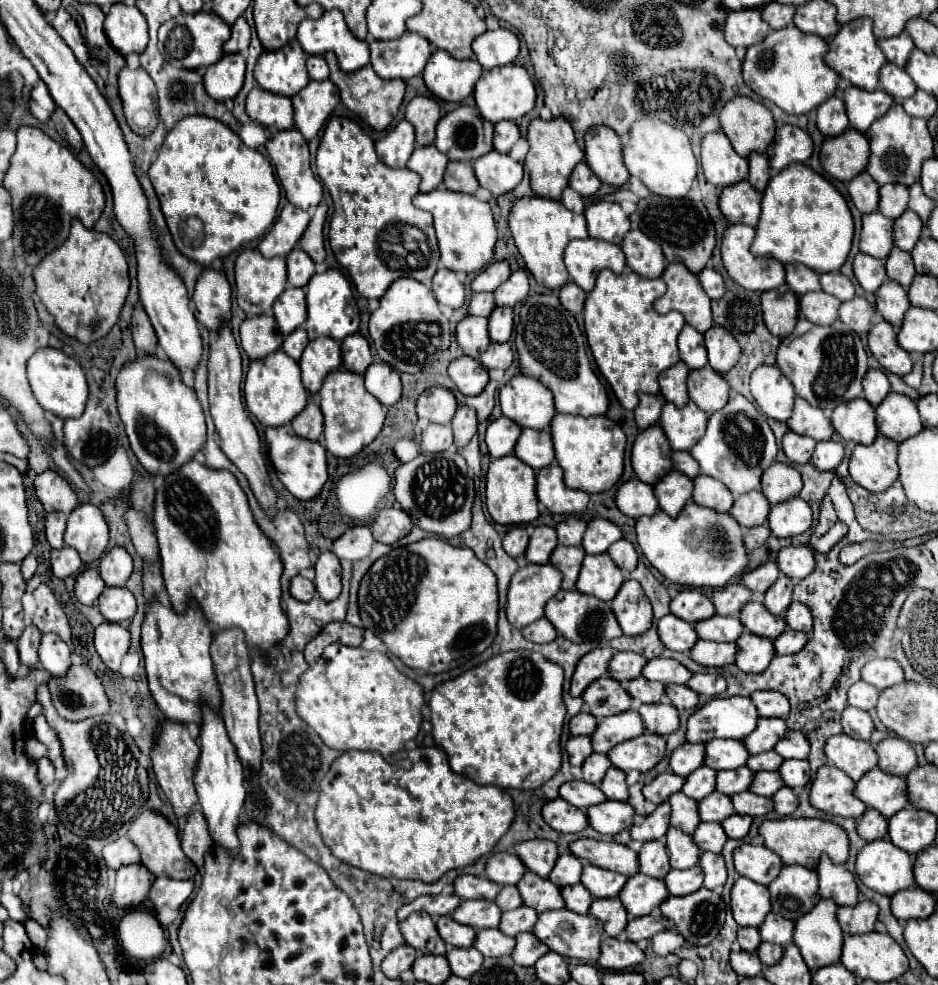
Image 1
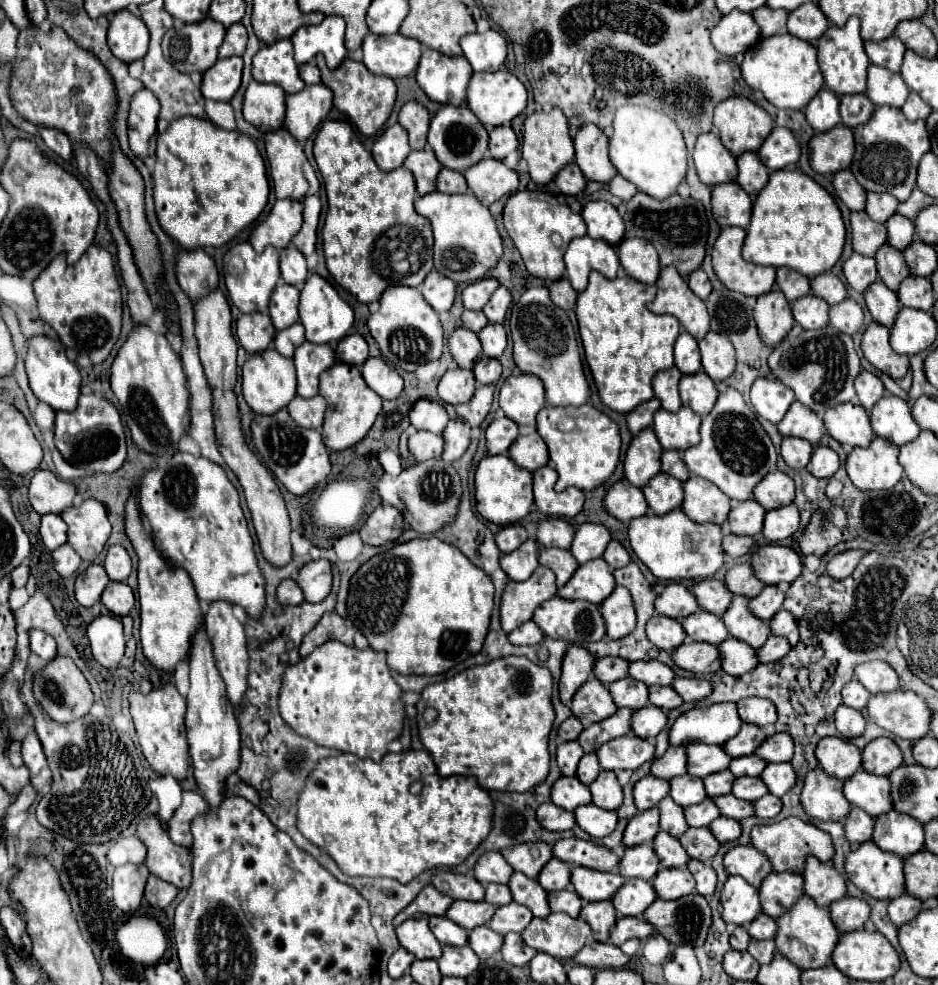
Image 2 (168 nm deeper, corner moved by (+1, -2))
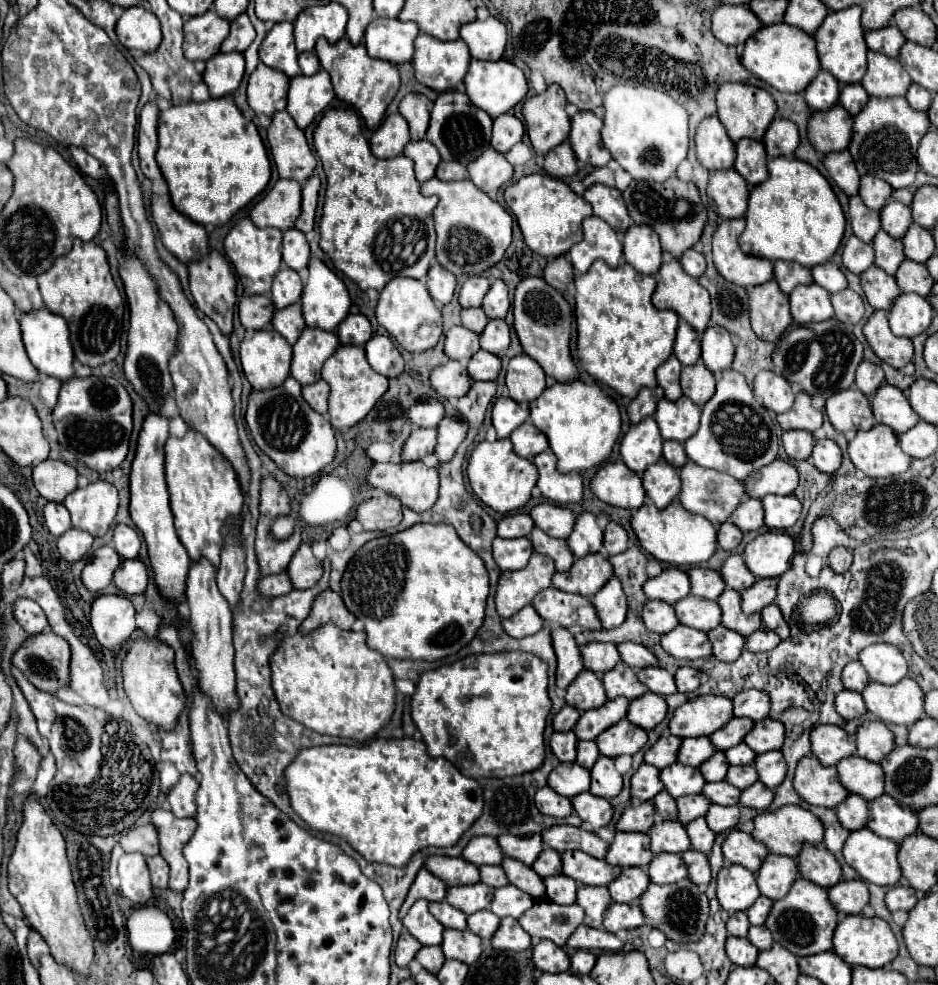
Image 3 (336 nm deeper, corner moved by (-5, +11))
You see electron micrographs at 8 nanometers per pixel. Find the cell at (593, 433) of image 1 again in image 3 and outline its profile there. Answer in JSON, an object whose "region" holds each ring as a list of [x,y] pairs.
{"region":[[[580,380],[554,384],[542,392],[542,398],[530,406],[532,424],[548,436],[550,448],[558,458],[560,472],[584,472],[606,462],[620,436],[620,410],[616,402],[598,386]]]}

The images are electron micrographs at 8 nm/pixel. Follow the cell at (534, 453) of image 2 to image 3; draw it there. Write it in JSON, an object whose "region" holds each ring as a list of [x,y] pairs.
{"region":[[[528,420],[524,422],[522,426],[518,426],[512,436],[510,436],[512,444],[514,444],[514,452],[522,458],[528,458],[532,460],[534,454],[540,454],[542,450],[548,448],[548,442],[546,442],[546,436]]]}

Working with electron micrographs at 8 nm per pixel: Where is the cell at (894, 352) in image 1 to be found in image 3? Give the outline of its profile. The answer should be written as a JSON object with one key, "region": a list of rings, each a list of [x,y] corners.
{"region":[[[876,310],[868,318],[868,322],[864,326],[864,336],[866,336],[870,348],[874,350],[874,354],[894,368],[906,366],[914,356],[912,340],[898,338],[892,334],[892,330],[888,326],[888,316],[884,310]]]}

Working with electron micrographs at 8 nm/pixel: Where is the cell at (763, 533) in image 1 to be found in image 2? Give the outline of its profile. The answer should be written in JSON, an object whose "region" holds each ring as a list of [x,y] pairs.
{"region":[[[726,535],[722,539],[722,549],[726,555],[730,555],[732,559],[746,555],[752,549],[754,539],[752,537],[738,537],[738,535]]]}

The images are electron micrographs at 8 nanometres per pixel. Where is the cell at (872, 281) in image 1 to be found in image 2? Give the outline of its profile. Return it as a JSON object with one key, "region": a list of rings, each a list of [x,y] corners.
{"region":[[[852,253],[846,259],[846,265],[842,267],[842,271],[846,271],[848,285],[858,293],[864,293],[866,287],[876,279],[874,257],[866,257],[860,253]]]}

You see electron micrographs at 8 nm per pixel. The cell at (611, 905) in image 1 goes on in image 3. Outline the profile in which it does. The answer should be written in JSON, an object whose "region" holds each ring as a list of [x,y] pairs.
{"region":[[[580,886],[578,888],[576,904],[586,910],[584,924],[588,924],[592,928],[602,928],[604,914],[606,914],[610,902],[612,902],[612,898],[610,898],[608,888],[596,888],[596,886]]]}

